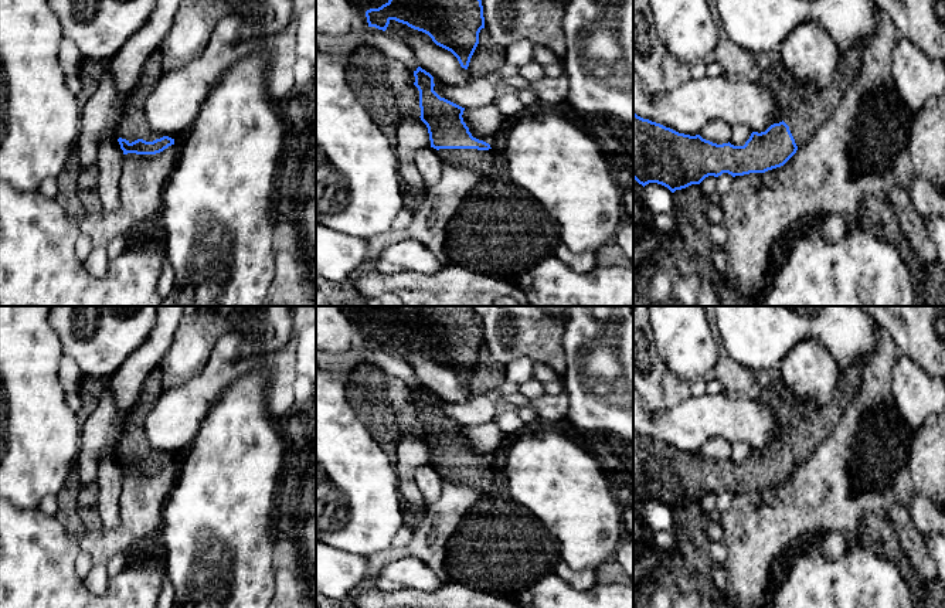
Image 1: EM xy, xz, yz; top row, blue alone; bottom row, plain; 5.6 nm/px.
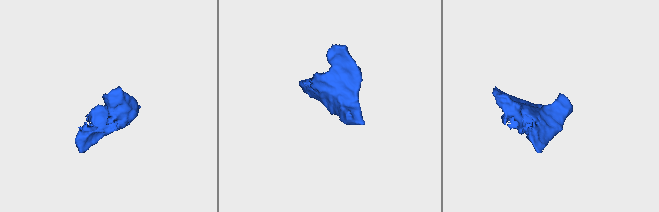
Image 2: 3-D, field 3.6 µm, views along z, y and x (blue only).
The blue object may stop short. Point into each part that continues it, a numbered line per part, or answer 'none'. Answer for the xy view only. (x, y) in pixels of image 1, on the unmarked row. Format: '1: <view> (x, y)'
1: xy (132, 442)

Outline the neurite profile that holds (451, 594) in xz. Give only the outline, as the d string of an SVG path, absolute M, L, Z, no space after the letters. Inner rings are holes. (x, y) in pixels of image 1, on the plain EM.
M443 582L434 592L364 588L354 592L350 599L357 608L520 608L516 602L476 591L459 582Z

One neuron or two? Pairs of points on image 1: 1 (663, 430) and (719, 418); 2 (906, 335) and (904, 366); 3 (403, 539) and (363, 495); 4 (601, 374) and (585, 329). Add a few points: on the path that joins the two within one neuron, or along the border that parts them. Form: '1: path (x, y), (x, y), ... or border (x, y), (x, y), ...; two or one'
1: path (677, 427), (686, 427), (697, 418), (704, 418); one
2: border (904, 353), (930, 374); two
3: border (404, 522), (390, 544); two
4: path (601, 363), (601, 345), (597, 340); one

